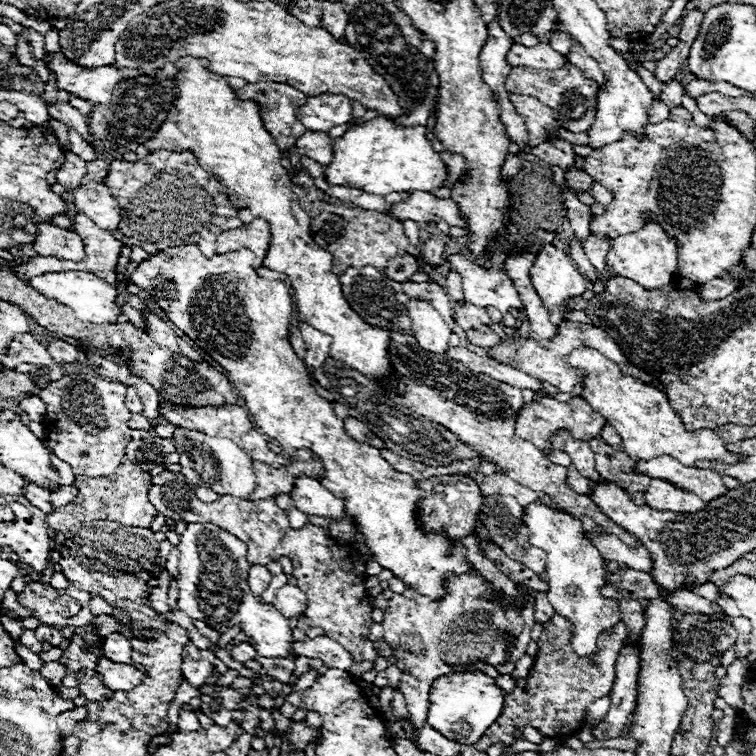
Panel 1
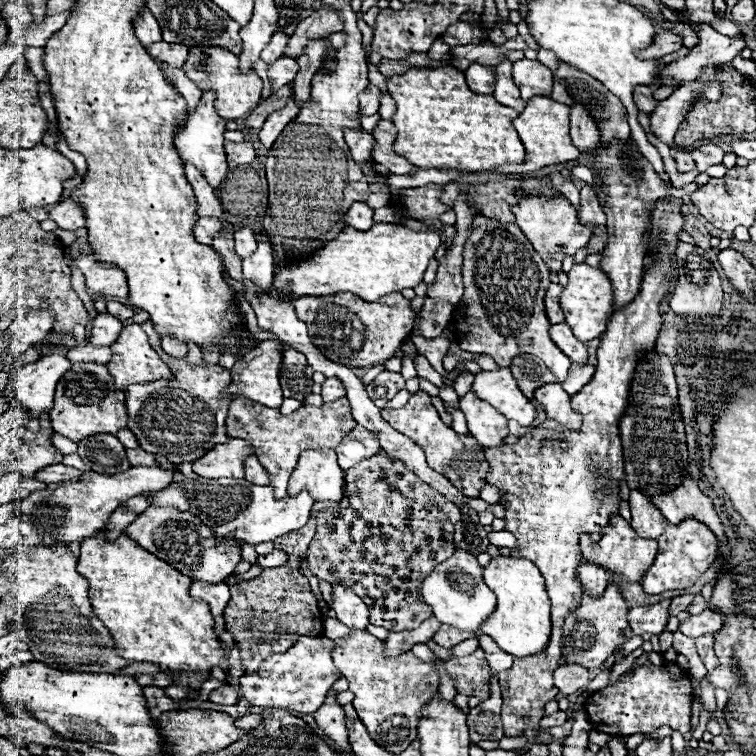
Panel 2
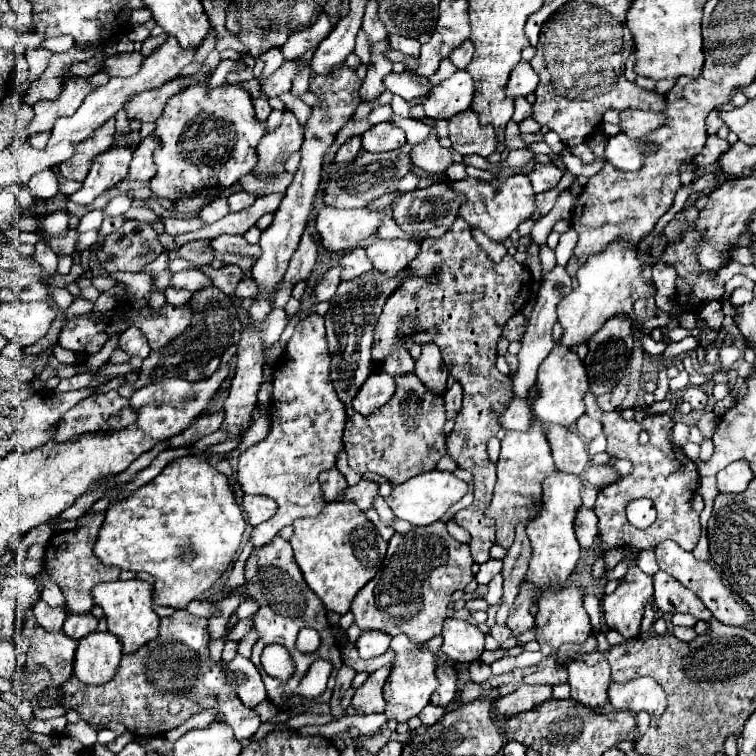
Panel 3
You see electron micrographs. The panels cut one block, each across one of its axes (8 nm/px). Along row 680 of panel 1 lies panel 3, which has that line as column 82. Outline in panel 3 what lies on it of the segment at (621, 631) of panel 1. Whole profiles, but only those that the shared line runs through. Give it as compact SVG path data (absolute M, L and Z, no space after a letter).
M90 512L90 514L84 514L82 518L78 518L78 524L76 524L78 528L76 530L52 534L52 538L46 544L42 572L38 576L30 576L36 582L38 592L42 588L42 580L52 580L58 586L68 586L68 590L62 590L62 592L64 592L64 598L66 598L66 606L70 608L72 614L90 612L92 606L94 606L91 596L92 588L96 584L102 584L102 582L114 582L114 580L118 580L118 574L120 574L118 568L104 566L92 552L102 522L104 522L104 512Z

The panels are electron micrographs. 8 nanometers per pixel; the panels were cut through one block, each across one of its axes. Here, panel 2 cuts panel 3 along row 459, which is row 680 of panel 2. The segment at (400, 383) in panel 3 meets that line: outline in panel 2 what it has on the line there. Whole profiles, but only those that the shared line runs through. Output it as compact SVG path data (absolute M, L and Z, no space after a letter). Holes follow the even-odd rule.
M352 630L350 636L338 638L332 652L334 666L350 682L354 692L354 708L368 728L370 736L394 754L400 754L416 740L416 726L424 704L432 700L440 686L440 674L434 662L422 662L412 652L400 656L386 656L386 644L368 632ZM380 724L380 728L376 728Z

